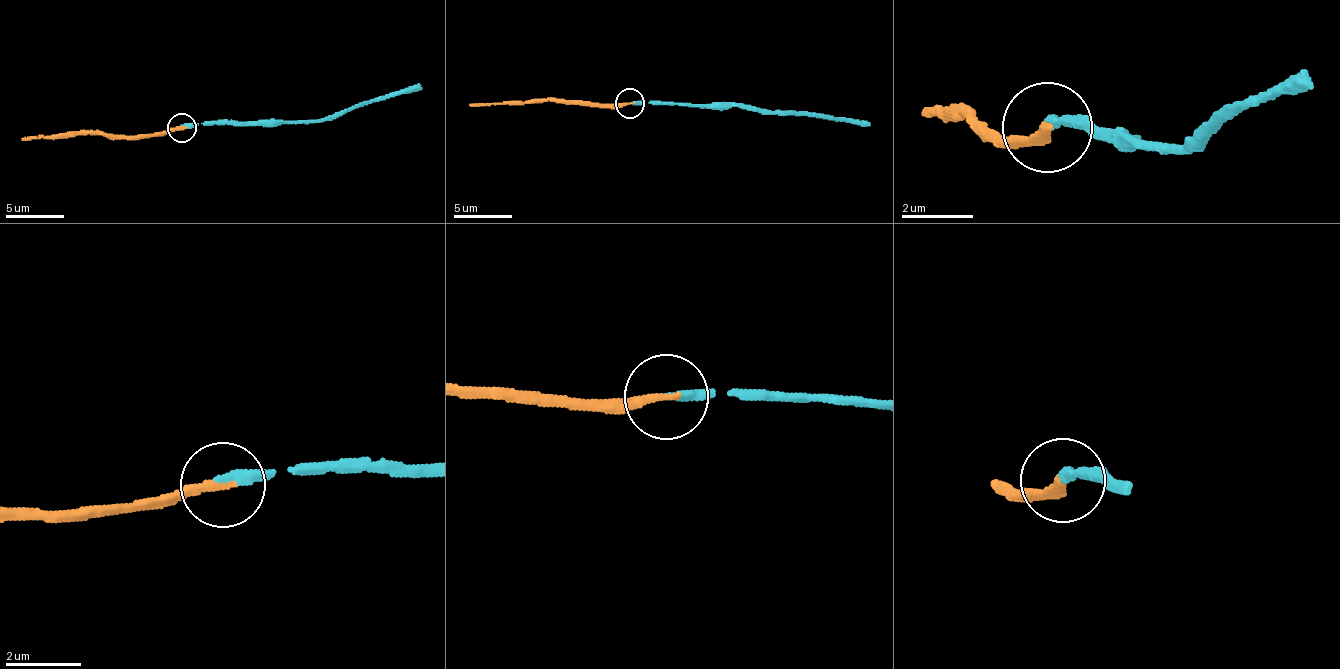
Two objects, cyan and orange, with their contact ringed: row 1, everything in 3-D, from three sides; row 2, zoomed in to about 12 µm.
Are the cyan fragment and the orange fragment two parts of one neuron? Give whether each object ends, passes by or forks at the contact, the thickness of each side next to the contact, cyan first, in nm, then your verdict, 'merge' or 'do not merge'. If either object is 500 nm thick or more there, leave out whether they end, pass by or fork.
cyan ends there; orange ends there; 260 nm thick on the cyan side, 240 nm on the other; merge

